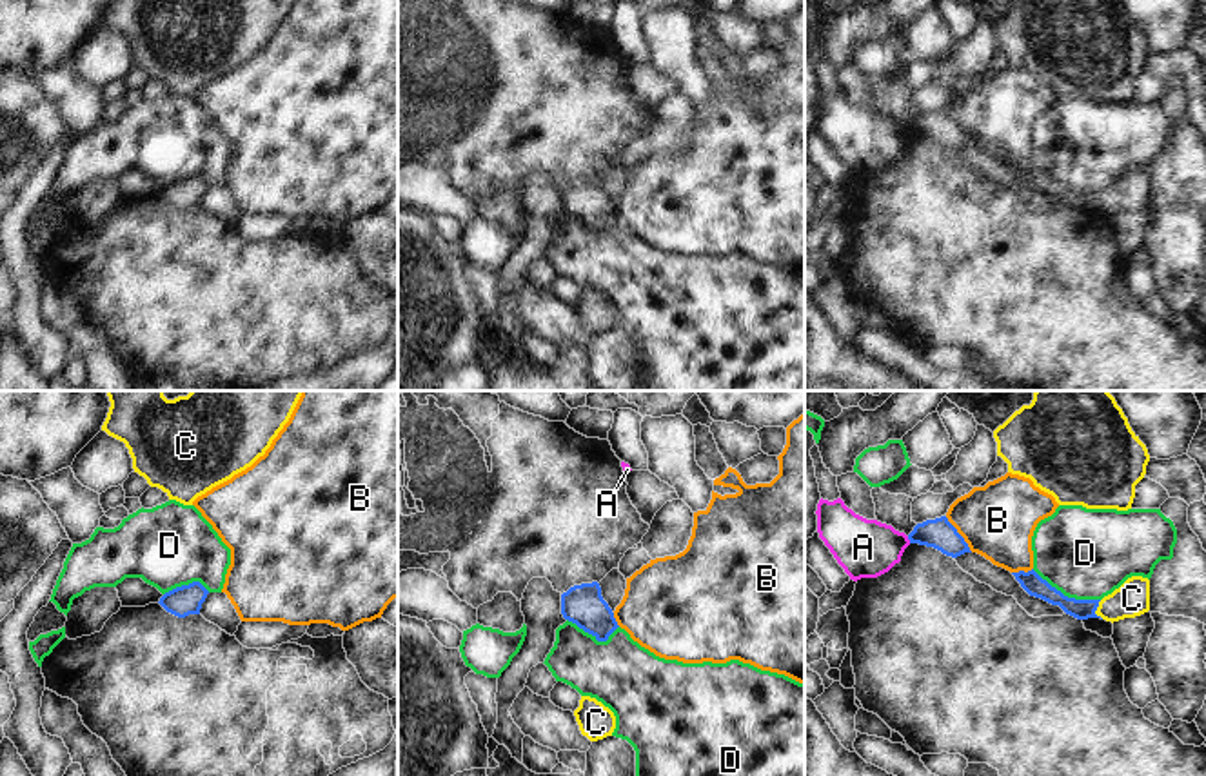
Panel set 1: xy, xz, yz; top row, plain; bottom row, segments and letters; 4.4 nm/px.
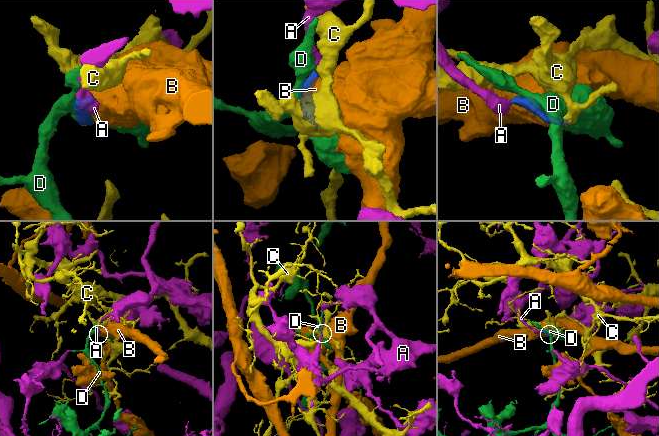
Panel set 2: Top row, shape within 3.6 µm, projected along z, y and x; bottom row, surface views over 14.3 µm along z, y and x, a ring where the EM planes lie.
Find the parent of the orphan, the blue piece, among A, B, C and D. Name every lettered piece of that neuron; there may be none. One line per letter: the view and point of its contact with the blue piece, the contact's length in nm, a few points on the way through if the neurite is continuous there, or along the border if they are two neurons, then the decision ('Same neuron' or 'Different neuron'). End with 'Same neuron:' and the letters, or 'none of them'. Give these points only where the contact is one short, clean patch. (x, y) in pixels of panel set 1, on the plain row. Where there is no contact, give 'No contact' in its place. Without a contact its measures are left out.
A: Touches blue at yz (909, 131). Shared border 40 nm. Boundary: yz (907, 129), (910, 135). Different neuron
B: Touches blue at yz (959, 128). Shared border 200 nm. Different neuron
C: Touches blue at yz (1096, 202). Shared border 90 nm. Path across: yz (1081, 202), (1096, 202), (1108, 202), (1132, 191). Same neuron
D: Touches blue at yz (1067, 189). Shared border 340 nm. Different neuron
Same neuron: C

